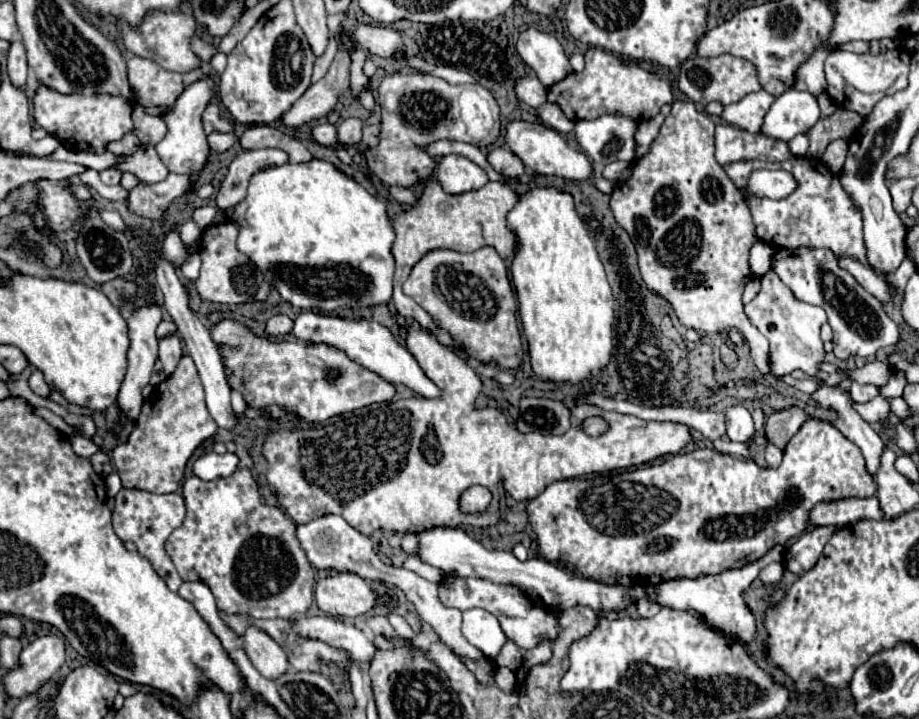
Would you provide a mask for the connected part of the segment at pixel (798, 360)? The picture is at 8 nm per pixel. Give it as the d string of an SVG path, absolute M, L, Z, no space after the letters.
M771 269L769 273L765 273L765 277L761 277L761 291L749 305L745 305L745 313L751 319L751 323L769 339L771 345L769 367L775 375L785 375L795 369L803 369L805 373L817 377L817 367L825 357L819 329L827 321L827 315L821 307L797 301L791 289Z

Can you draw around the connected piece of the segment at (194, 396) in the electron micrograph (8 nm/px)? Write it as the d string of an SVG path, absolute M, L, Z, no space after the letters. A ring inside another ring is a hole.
M183 355L173 375L157 385L149 399L145 399L127 443L113 449L115 471L119 473L123 487L135 487L149 493L173 493L179 489L193 451L215 433L217 423L205 407L205 393L197 367L189 355Z

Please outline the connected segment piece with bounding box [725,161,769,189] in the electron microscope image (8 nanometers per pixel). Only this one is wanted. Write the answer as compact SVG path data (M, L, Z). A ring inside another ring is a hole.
M747 161L747 163L737 163L737 165L725 165L725 173L729 175L729 179L739 189L745 189L751 171L757 171L757 169L769 169L769 163L765 163L765 161Z

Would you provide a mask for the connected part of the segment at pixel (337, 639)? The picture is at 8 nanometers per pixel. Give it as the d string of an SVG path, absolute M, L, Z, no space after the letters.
M299 617L293 627L297 629L297 633L301 633L301 637L321 639L327 645L345 649L363 667L369 667L377 651L375 643L367 639L361 629L357 629L355 625L345 625L337 617Z

